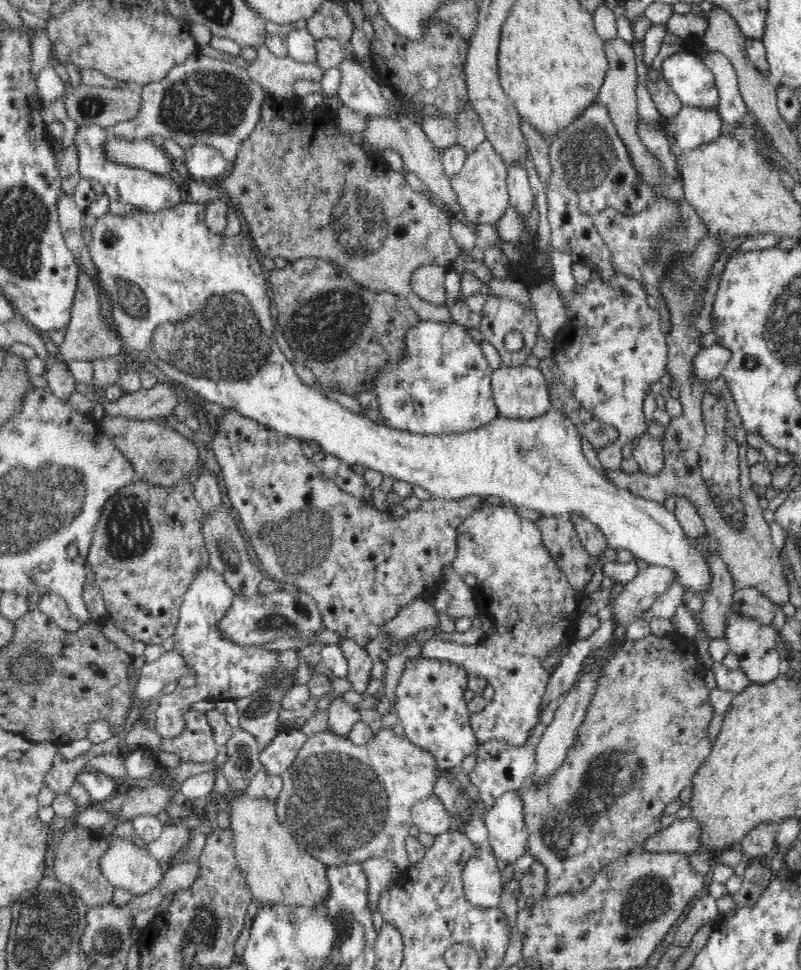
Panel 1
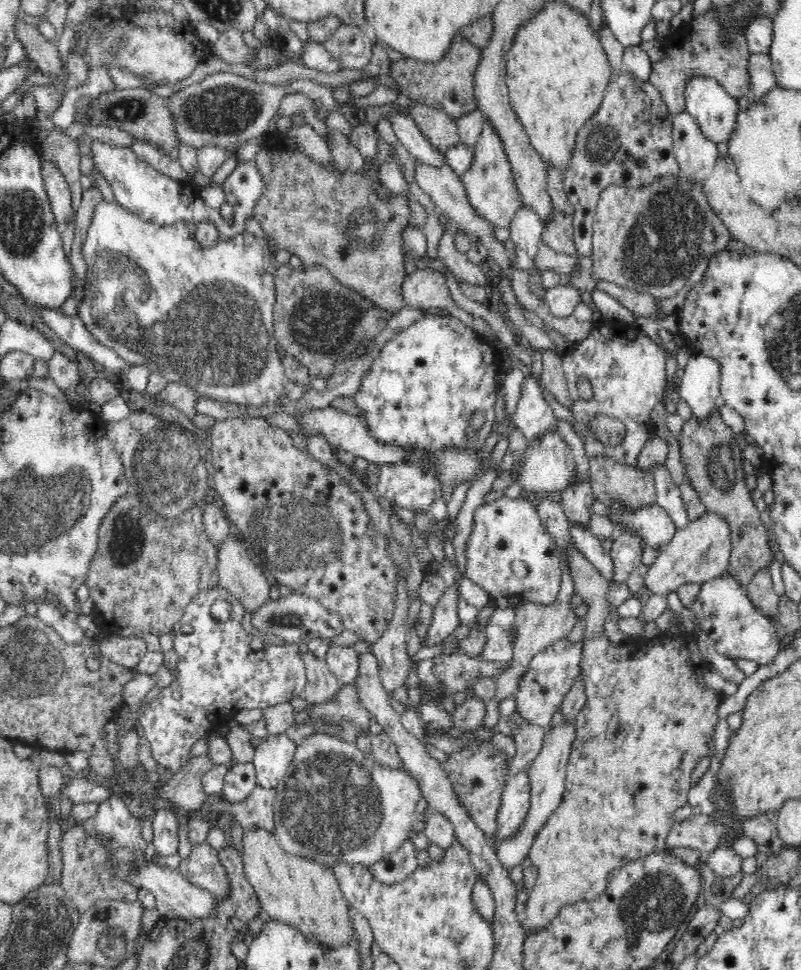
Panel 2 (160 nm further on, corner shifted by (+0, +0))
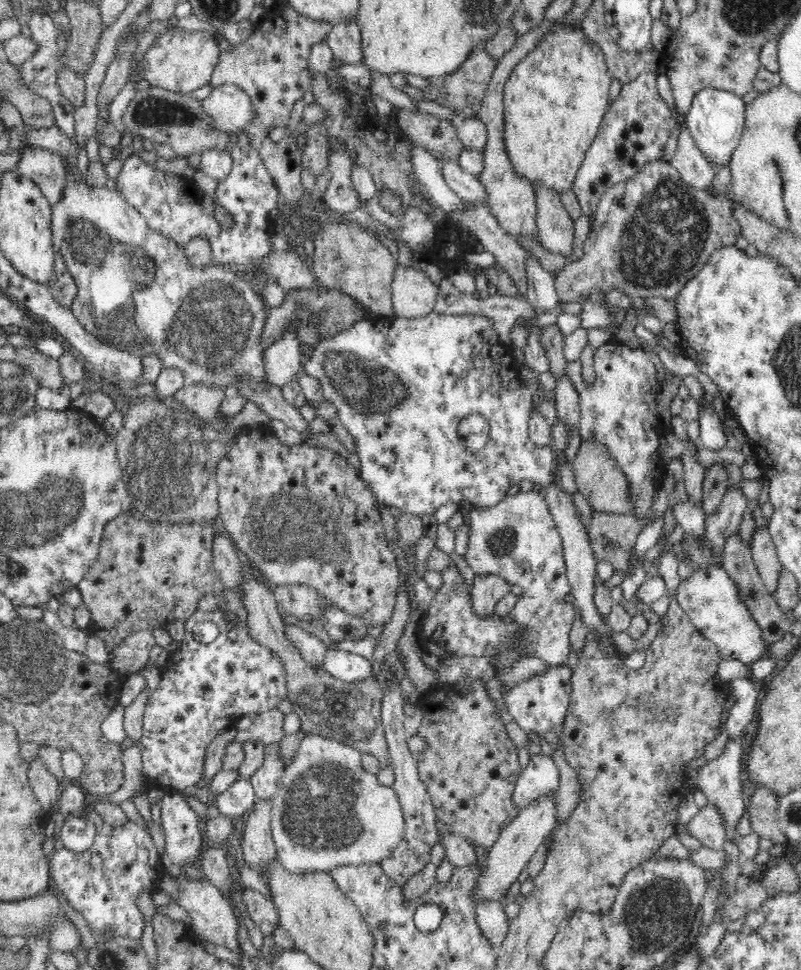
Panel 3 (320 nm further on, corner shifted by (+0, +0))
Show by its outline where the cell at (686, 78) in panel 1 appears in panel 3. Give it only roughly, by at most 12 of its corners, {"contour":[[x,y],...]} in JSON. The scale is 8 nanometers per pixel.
{"contour":[[694,94],[687,129],[715,168],[728,165],[745,125],[742,97]]}

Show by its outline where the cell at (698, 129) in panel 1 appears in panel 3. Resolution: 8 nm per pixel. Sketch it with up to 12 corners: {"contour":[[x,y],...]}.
{"contour":[[686,124],[669,163],[703,191],[718,170],[698,150]]}

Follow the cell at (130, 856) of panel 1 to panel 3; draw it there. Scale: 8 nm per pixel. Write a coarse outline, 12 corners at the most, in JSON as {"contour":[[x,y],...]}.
{"contour":[[164,872],[157,888],[188,912],[201,942],[236,952],[238,920],[222,887]]}

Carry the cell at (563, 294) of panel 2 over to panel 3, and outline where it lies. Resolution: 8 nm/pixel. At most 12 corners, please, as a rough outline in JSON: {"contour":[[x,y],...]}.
{"contour":[[664,159],[602,195],[561,302],[675,300],[740,223]]}

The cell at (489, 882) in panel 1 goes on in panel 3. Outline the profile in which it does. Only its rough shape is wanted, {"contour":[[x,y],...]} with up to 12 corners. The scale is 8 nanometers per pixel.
{"contour":[[481,901],[478,926],[496,949],[509,929],[503,903]]}

